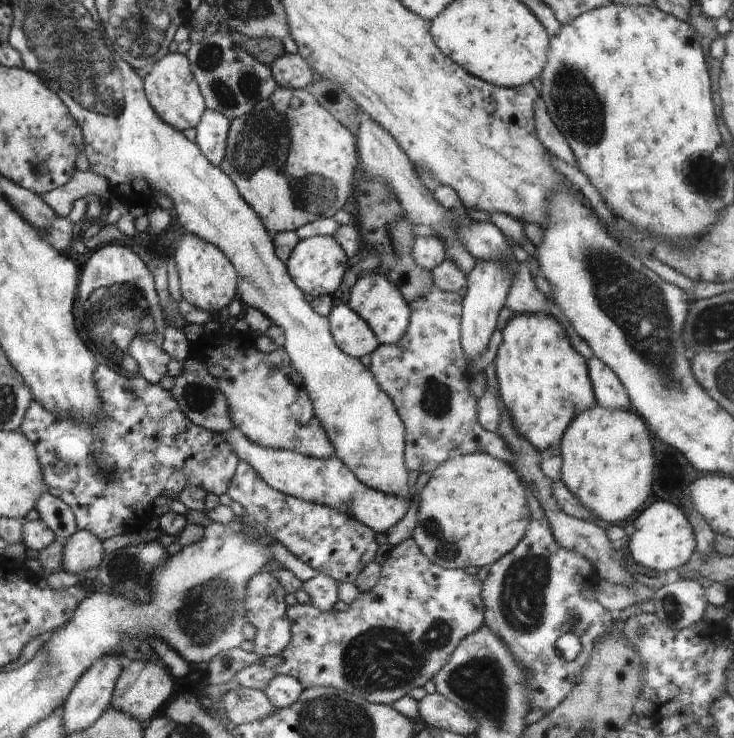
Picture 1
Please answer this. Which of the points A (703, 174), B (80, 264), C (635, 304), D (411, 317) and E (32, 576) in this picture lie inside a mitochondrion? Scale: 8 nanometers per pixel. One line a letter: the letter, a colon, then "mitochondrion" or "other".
A: mitochondrion
B: other
C: mitochondrion
D: other
E: other

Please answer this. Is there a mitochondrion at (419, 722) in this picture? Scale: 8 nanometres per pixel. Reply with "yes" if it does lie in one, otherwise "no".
no

